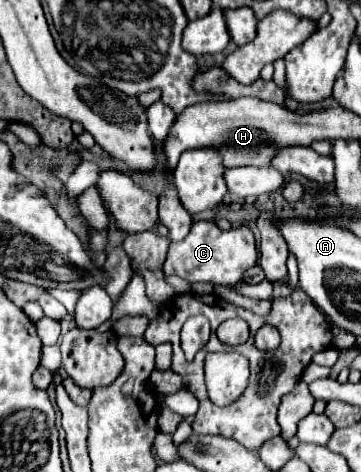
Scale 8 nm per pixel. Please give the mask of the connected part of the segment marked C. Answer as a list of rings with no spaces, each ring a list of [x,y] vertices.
[[[198,220],[192,224],[188,236],[180,242],[172,242],[164,262],[164,274],[176,274],[188,282],[210,282],[210,284],[238,284],[248,268],[256,266],[258,246],[254,235],[245,226],[236,232],[220,230],[214,222]]]

